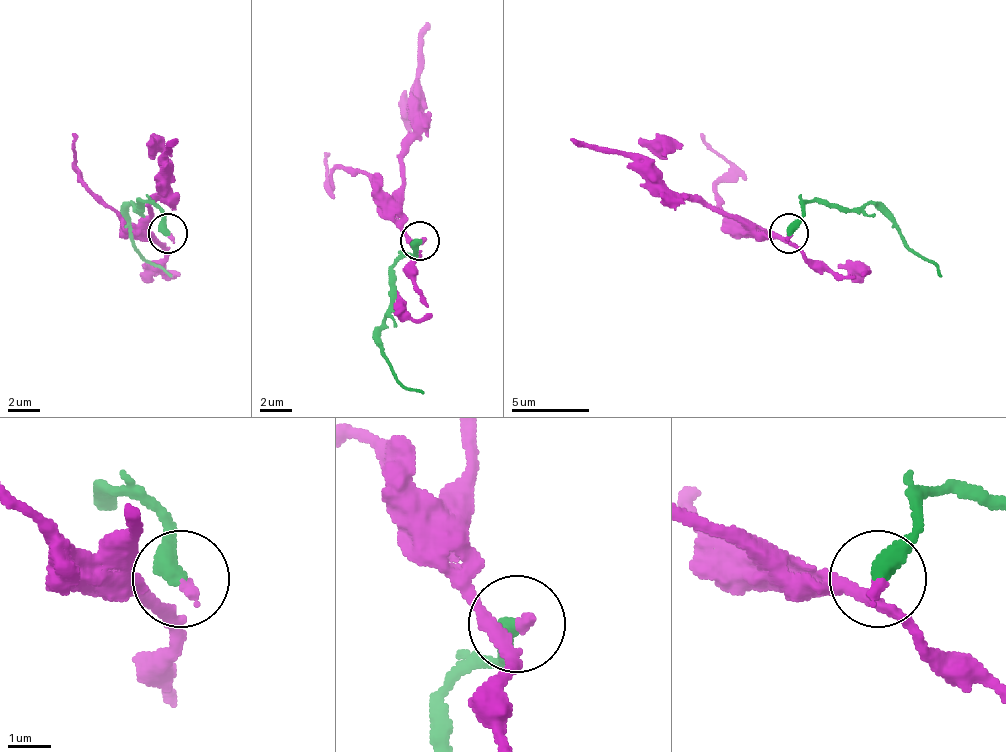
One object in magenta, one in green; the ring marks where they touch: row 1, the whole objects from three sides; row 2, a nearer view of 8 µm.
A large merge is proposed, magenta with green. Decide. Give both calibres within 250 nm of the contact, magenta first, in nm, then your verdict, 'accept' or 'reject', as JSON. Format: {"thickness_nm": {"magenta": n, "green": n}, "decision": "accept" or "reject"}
{"thickness_nm": {"magenta": 160, "green": 480}, "decision": "accept"}

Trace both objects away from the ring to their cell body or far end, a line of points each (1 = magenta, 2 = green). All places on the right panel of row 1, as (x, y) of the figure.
1: (788, 234), (792, 242), (753, 234), (706, 207), (666, 195), (619, 152), (596, 152), (569, 140)
2: (788, 234), (807, 203), (862, 210), (878, 207), (905, 242), (937, 265), (941, 277)

